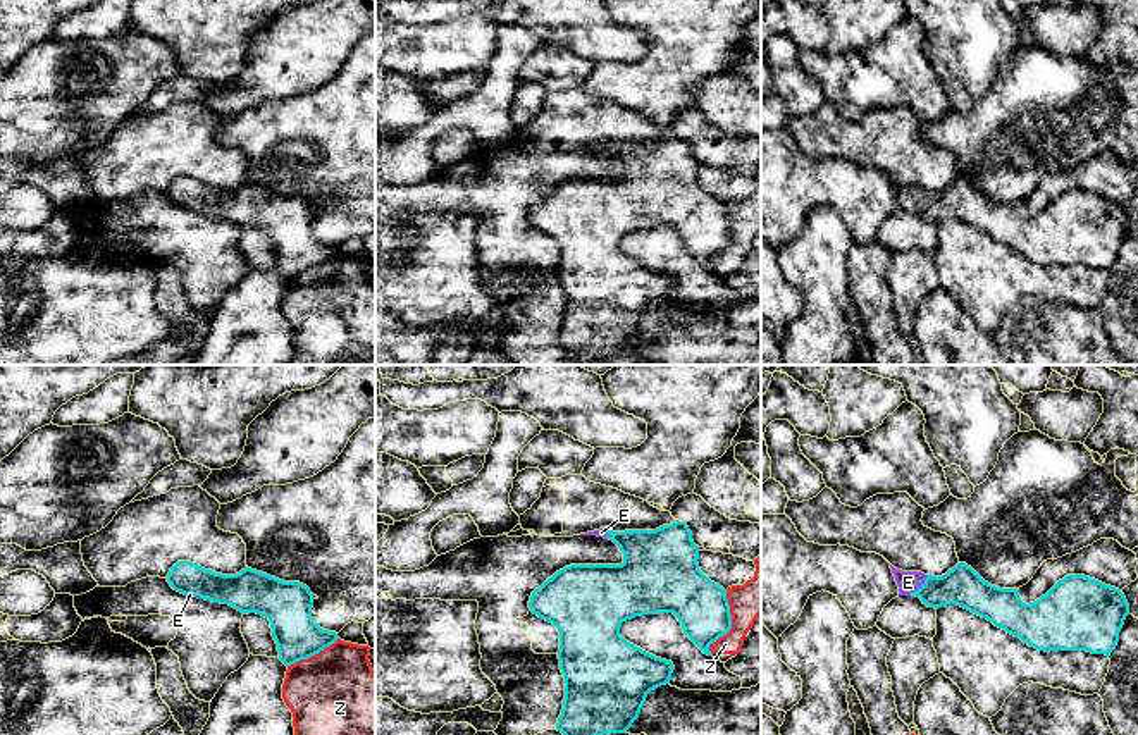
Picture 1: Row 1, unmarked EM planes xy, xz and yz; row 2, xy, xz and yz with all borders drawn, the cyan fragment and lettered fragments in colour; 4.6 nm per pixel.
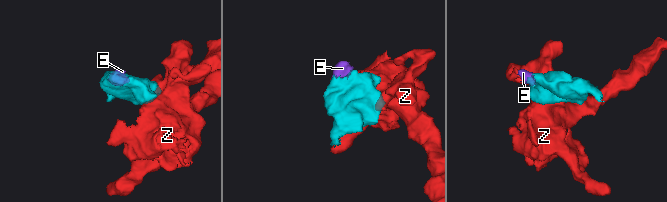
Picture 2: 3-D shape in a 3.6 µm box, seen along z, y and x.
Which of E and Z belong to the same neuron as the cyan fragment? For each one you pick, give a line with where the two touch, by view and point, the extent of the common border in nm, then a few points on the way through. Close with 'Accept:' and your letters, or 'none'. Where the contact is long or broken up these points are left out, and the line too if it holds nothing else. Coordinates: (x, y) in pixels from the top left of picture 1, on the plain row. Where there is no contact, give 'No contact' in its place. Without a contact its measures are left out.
E: Touches cyan at yz (921, 200). Shared border 120 nm. Path across: yz (961, 200), (921, 200), (908, 197)
Accept: E

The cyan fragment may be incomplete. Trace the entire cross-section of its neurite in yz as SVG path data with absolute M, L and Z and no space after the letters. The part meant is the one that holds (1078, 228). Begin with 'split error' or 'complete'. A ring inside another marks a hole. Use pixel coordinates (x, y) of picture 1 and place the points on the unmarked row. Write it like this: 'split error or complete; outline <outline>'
split error; outline M761 129L761 236L764 241L776 253L782 251L797 236L807 213L821 205L842 217L857 244L876 241L883 222L892 213L912 208L935 224L957 219L1045 267L1086 265L1110 270L1126 231L1138 232L1138 193L1119 205L1085 189L1067 189L1045 210L1026 219L1017 203L995 201L966 177L957 177L942 191L902 186L876 167L807 157L787 129Z

